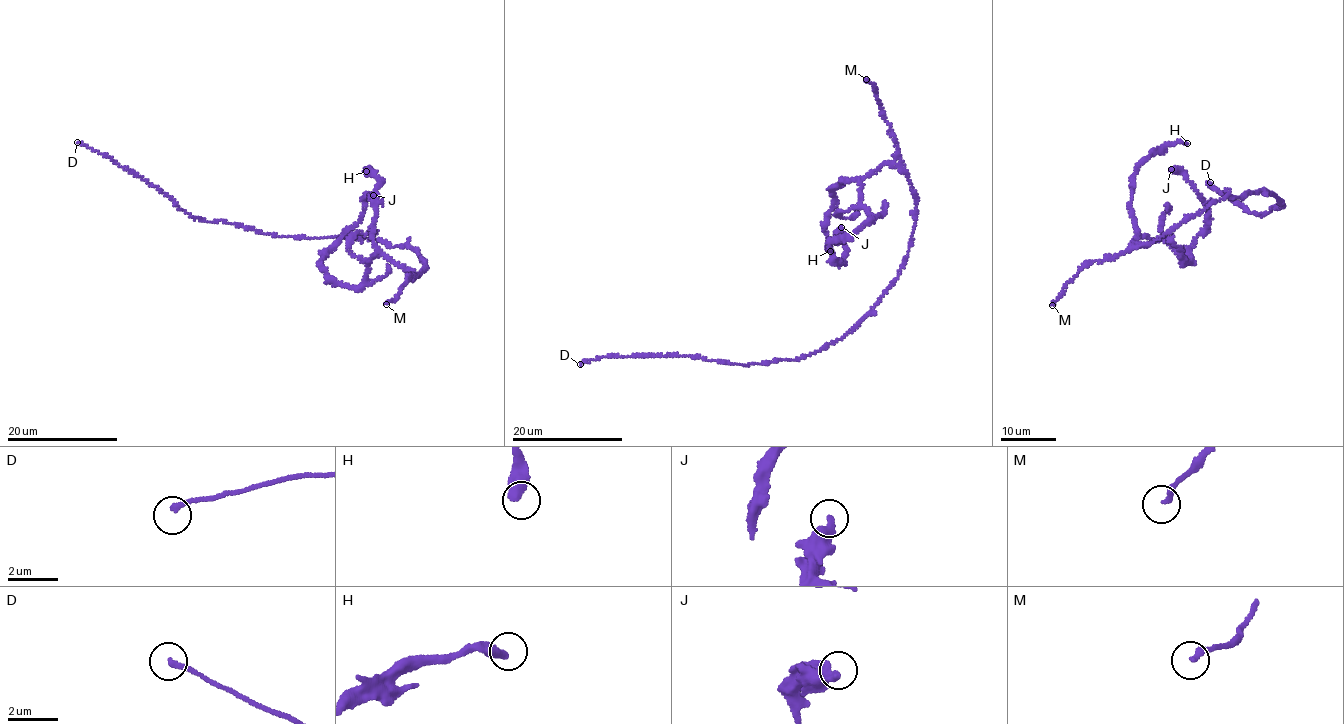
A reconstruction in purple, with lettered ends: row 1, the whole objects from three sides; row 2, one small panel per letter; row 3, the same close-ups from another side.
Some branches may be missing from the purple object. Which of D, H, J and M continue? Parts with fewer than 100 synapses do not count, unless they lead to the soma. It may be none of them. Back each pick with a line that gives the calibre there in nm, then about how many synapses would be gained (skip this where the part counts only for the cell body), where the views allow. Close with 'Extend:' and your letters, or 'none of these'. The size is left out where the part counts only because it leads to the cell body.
D: Thickness 220 nm. Roughly 140 synapses
Extend: D

